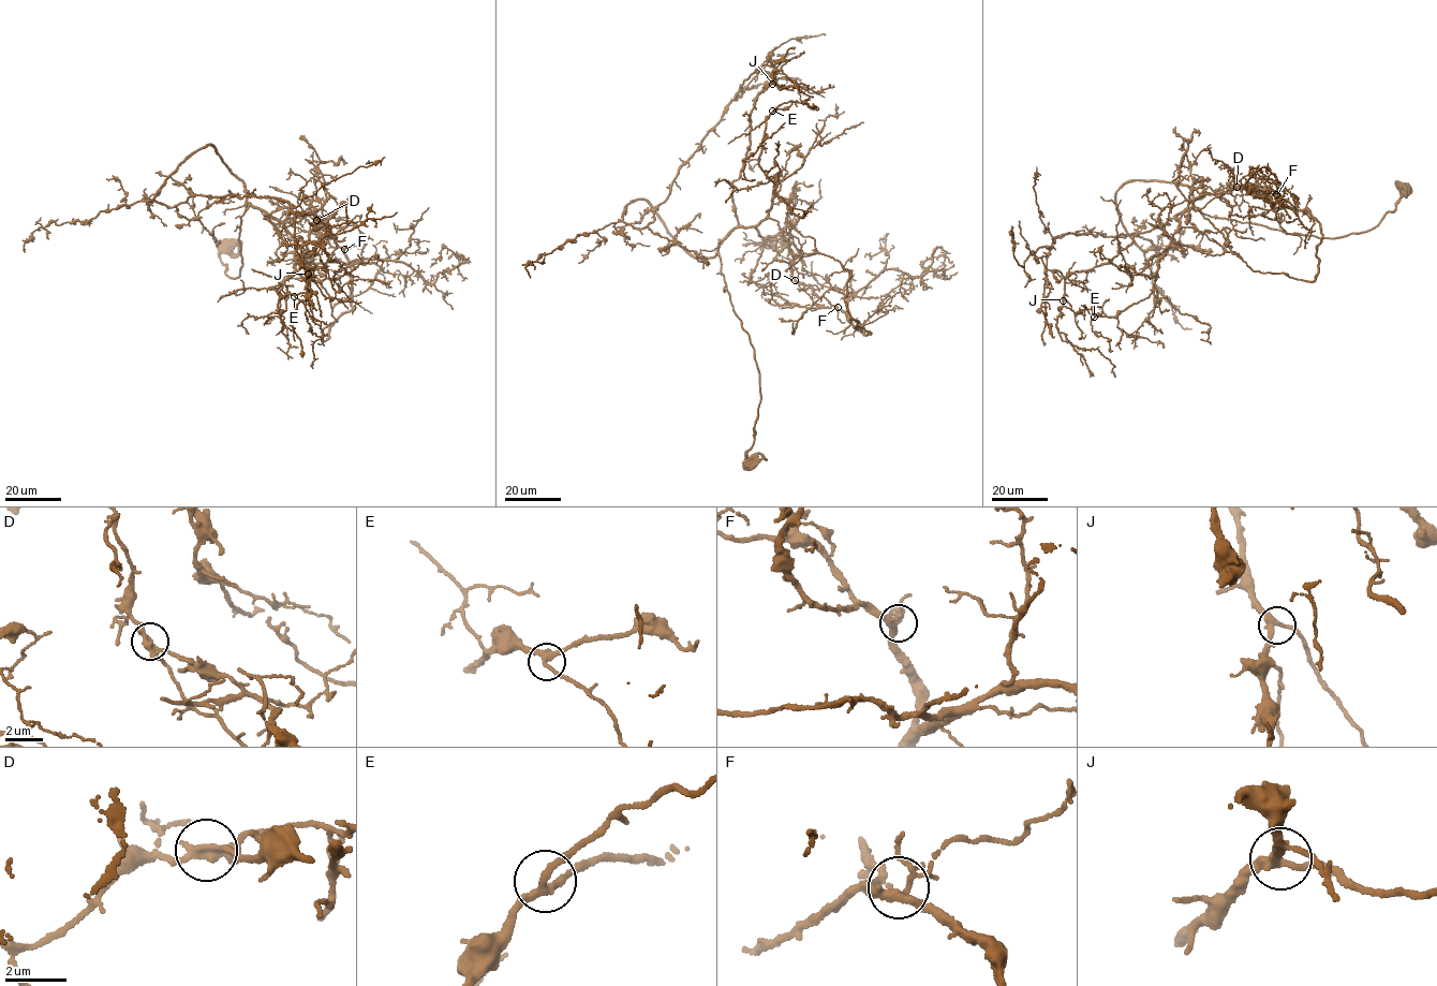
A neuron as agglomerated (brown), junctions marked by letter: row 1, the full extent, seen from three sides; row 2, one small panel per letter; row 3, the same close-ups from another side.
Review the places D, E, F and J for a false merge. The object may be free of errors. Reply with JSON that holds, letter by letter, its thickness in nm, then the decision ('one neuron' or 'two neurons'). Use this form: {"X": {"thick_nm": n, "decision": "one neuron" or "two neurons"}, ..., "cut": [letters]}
{"D": {"thick_nm": 280, "decision": "two neurons"}, "E": {"thick_nm": 240, "decision": "one neuron"}, "F": {"thick_nm": 260, "decision": "one neuron"}, "J": {"thick_nm": 280, "decision": "one neuron"}, "cut": ["D"]}

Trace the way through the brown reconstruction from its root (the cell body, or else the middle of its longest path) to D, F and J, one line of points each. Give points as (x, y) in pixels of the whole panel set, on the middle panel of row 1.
D: (749, 465), (759, 370), (721, 271), (720, 243), (741, 227), (783, 235), (795, 279)
F: (749, 465), (759, 370), (721, 271), (720, 243), (741, 227), (783, 235), (799, 287), (818, 307), (838, 307)
J: (749, 465), (759, 370), (732, 310), (719, 246), (737, 225), (732, 184), (750, 145), (754, 99), (772, 84)

